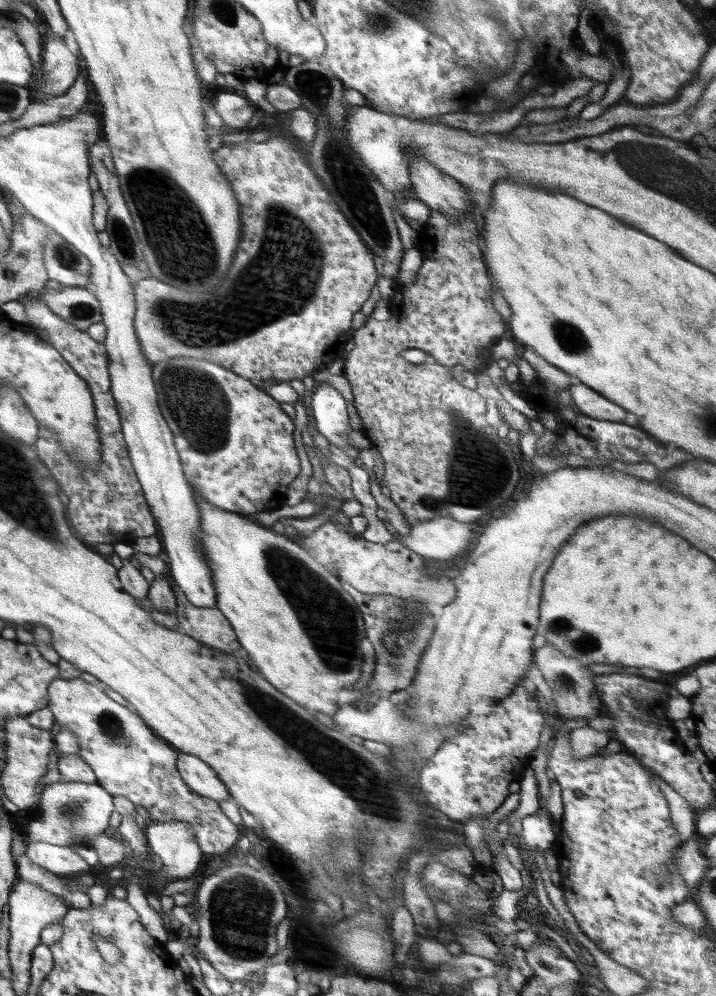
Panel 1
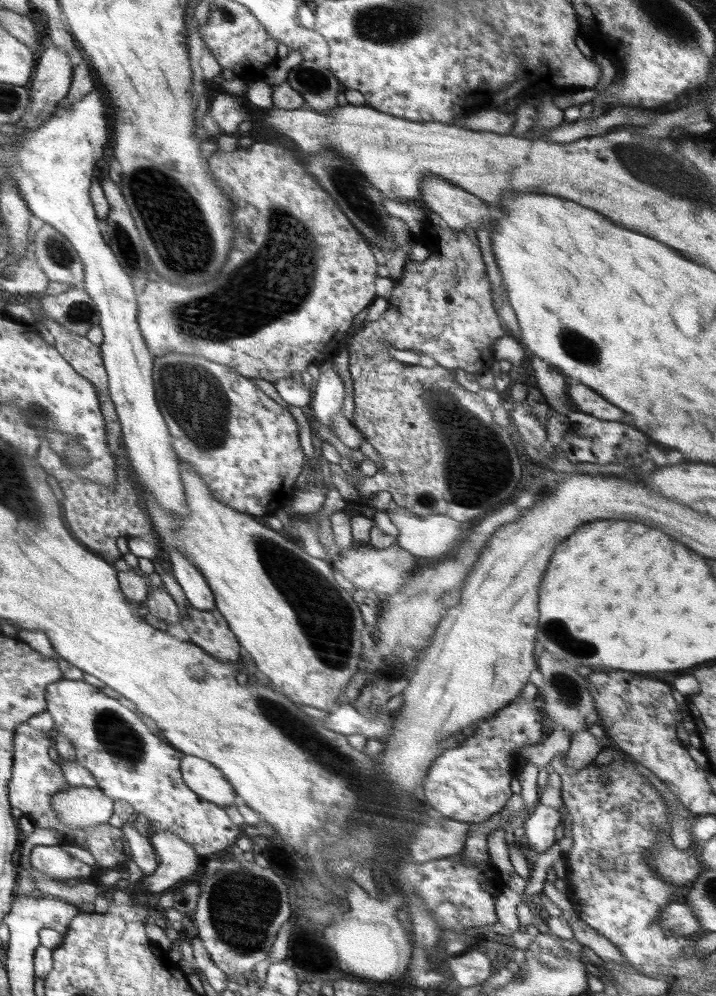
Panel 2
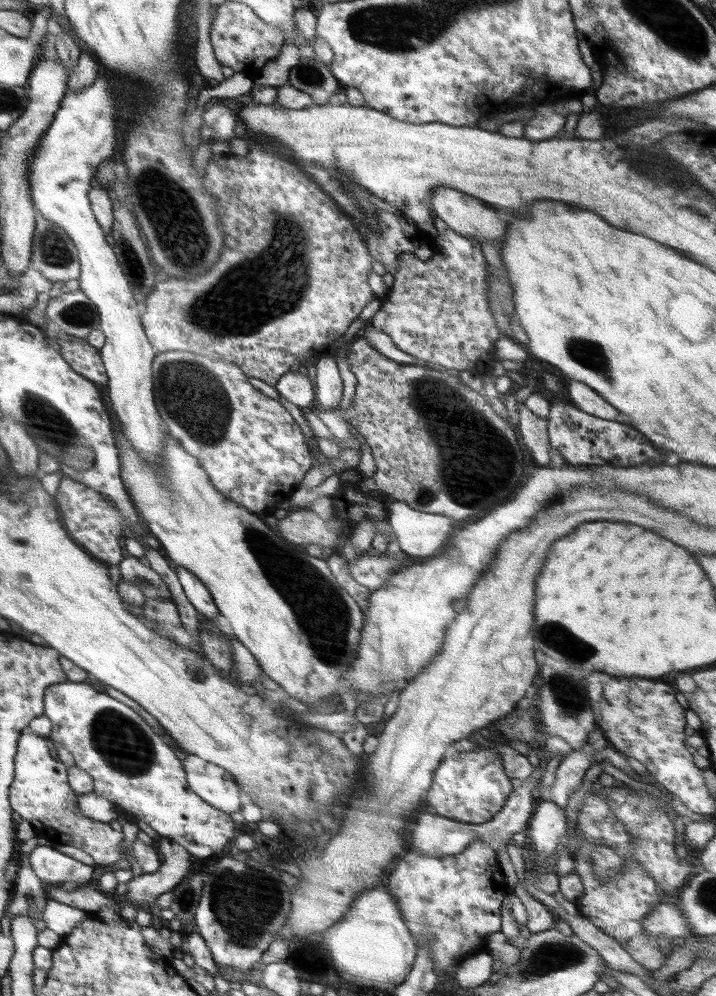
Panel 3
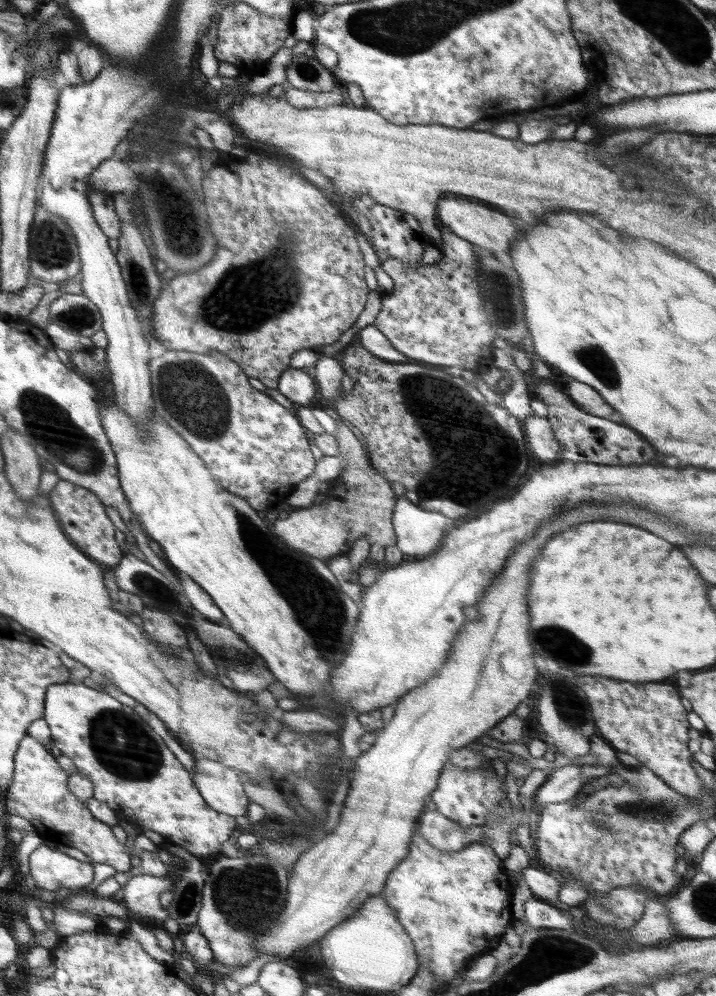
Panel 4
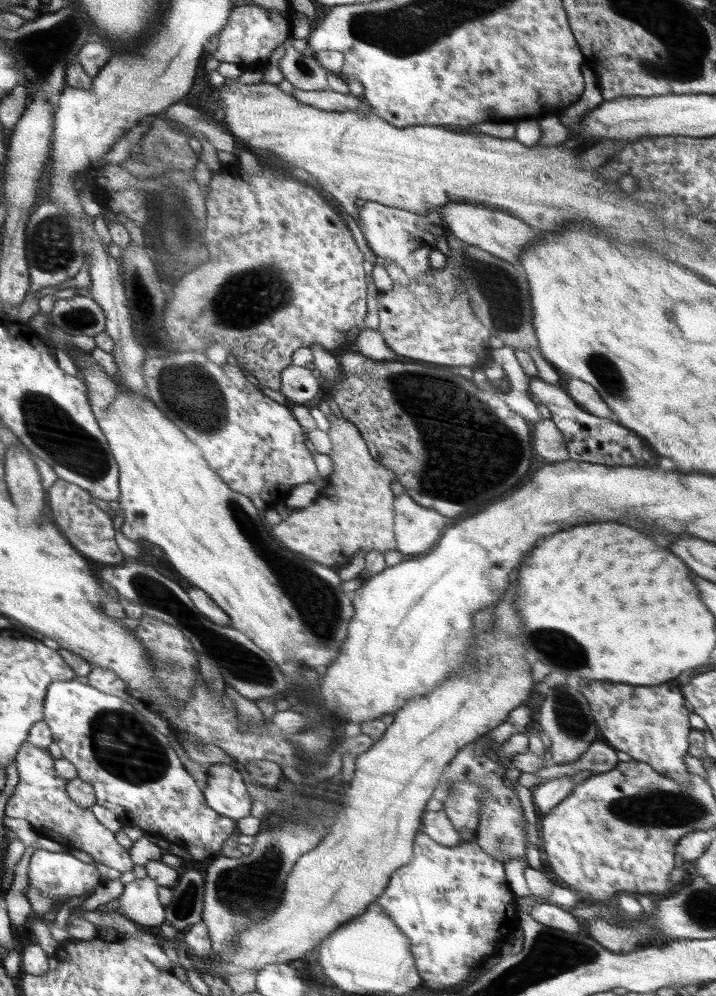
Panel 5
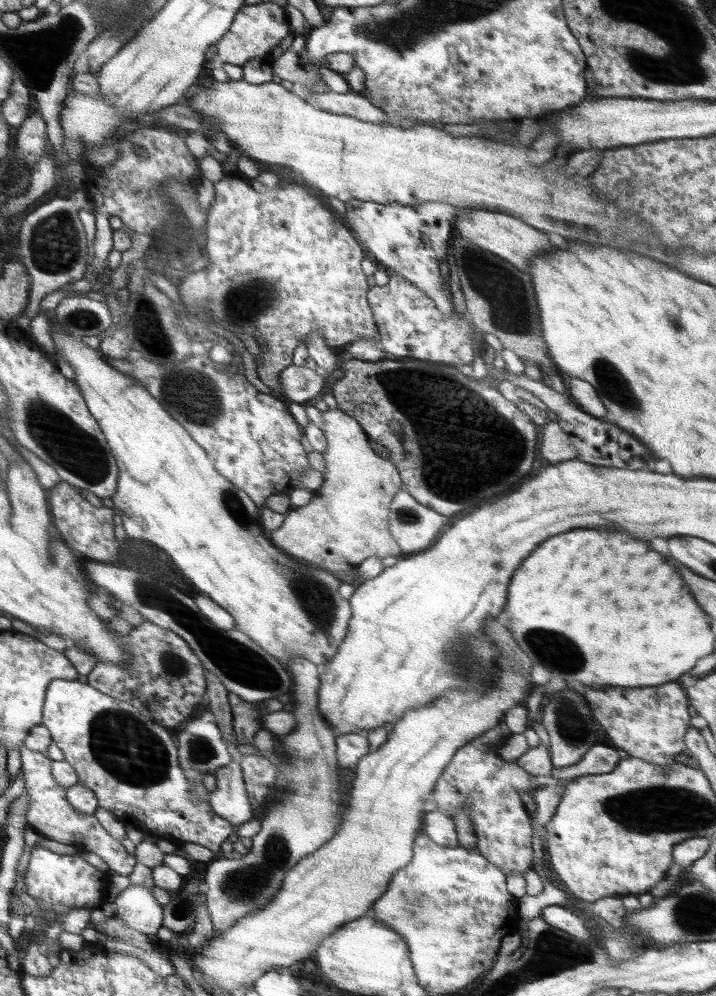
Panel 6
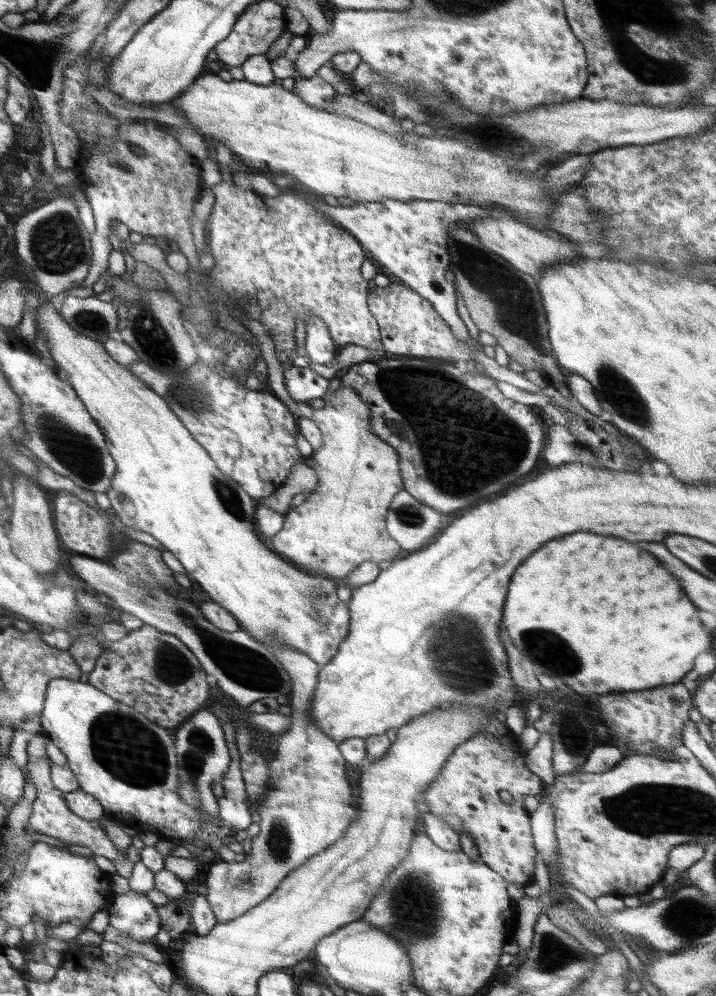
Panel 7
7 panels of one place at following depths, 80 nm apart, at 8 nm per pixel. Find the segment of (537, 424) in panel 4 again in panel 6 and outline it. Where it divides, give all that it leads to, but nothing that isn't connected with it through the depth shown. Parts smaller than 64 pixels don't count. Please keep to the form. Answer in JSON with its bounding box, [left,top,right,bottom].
[537,421,578,465]

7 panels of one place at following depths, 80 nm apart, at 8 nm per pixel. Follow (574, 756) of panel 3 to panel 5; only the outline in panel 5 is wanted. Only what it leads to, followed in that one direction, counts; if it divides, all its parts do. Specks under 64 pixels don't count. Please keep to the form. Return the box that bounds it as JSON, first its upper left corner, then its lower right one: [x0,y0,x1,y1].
[532,776,576,817]

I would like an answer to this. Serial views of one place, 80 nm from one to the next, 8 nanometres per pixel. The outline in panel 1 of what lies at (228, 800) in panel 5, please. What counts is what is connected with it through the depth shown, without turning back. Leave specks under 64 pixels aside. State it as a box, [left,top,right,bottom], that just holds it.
[178,753,230,803]

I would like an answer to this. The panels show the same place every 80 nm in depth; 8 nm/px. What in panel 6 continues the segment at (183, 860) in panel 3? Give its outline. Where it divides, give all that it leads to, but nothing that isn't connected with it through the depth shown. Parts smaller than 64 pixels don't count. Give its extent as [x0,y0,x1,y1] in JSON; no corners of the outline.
[113,885,163,939]

